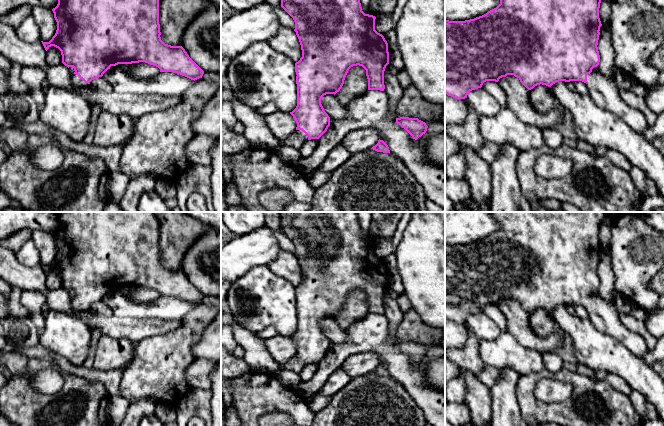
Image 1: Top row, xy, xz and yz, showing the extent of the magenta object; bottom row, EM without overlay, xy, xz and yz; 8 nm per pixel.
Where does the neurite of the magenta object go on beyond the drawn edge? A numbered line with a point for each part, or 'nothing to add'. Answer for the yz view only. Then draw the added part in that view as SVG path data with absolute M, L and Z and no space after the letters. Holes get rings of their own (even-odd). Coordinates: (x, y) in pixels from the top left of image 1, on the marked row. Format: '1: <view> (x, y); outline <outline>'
1: yz (604, 92); outline M599 71L587 75L588 94L601 107L605 108L627 123L634 131L643 133L649 126L639 110L627 105L620 97L614 80L608 79Z

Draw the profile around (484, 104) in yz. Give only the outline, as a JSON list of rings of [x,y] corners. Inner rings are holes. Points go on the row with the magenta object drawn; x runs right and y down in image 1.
[[[482,87],[470,91],[467,100],[479,116],[491,117],[503,108],[499,101]]]

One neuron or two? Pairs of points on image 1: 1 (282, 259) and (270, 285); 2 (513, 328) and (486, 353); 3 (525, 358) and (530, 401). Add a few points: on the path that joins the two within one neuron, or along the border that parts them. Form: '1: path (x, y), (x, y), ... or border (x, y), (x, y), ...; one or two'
1: border (267, 265), (274, 273), (285, 278), (294, 287); two
2: border (504, 331), (511, 334), (522, 345), (527, 347); two
3: border (544, 368), (521, 376); two

